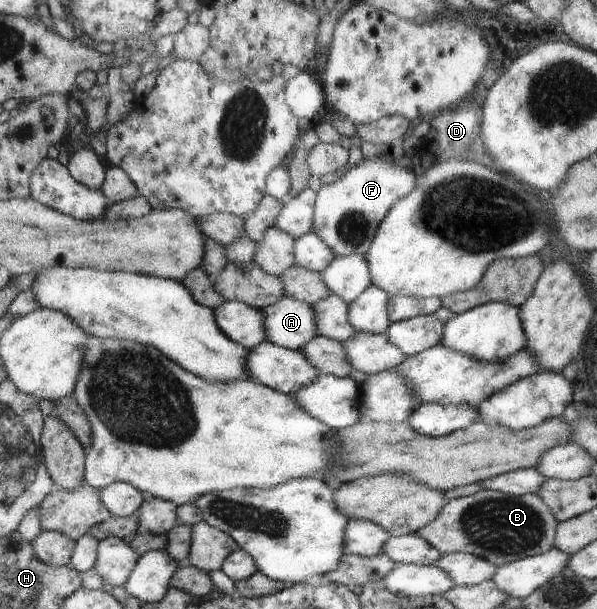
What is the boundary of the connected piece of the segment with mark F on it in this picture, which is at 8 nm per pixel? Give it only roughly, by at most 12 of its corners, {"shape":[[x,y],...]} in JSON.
{"shape":[[390,154],[318,191],[312,232],[365,255],[414,173]]}

